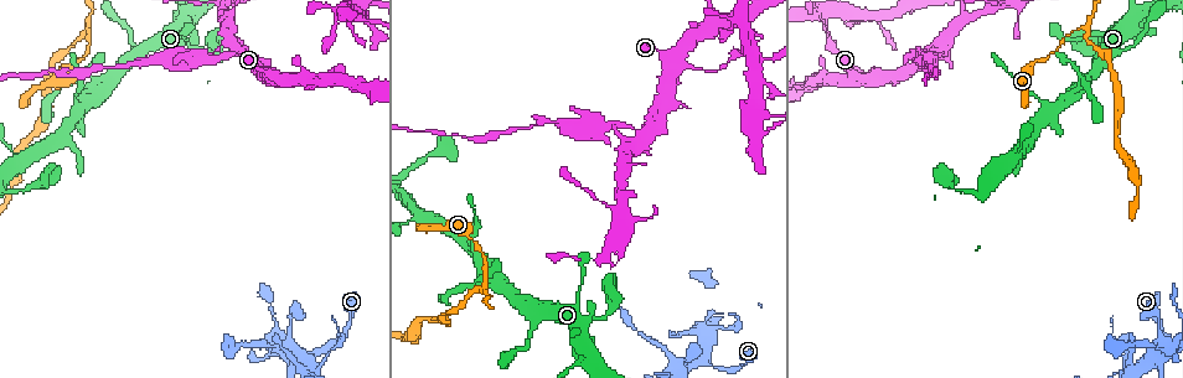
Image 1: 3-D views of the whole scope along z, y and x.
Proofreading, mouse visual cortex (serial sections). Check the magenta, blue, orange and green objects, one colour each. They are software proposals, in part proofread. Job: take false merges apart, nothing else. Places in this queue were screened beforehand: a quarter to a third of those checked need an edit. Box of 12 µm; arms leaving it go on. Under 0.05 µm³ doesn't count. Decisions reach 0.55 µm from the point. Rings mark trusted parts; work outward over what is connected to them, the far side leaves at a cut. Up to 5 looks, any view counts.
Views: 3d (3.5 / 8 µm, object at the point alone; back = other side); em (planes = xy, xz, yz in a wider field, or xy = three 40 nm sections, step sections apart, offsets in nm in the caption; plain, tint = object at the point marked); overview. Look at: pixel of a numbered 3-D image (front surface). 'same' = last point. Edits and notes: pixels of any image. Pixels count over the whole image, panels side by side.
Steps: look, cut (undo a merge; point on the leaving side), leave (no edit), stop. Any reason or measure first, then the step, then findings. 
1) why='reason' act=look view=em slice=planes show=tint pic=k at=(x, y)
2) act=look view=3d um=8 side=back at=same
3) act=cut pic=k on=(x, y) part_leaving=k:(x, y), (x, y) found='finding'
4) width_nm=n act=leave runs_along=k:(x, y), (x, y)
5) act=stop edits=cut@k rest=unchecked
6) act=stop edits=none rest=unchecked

act=look view=3d um=8 side=back pic=1 at=(289, 72)

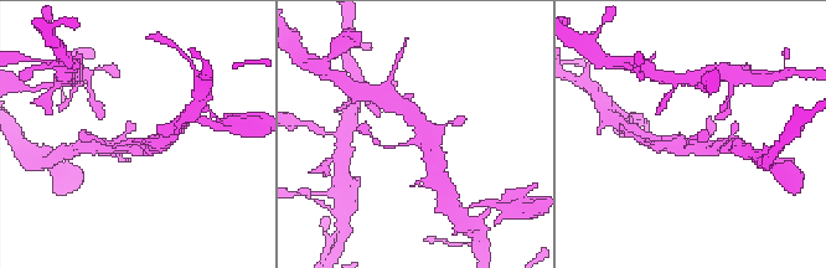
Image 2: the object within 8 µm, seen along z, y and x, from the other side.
why='closer look' act=look view=3d um=3.5 pic=2 at=(692, 141)

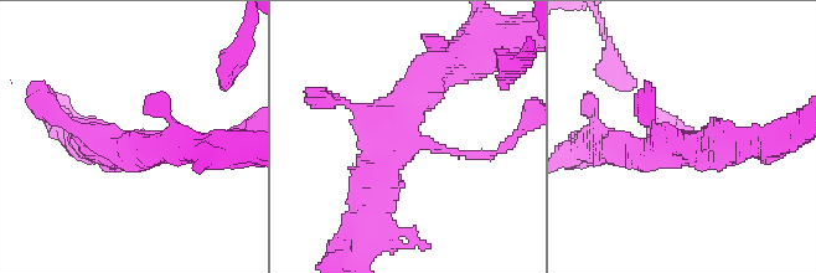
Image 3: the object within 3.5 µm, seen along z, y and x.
act=leave runs_along=3:(354, 108), (385, 137), (468, 155), (495, 152) found='one cell here'

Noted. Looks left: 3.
why='two arms in line, one across' act=look view=3d um=3.5 pic=1 at=(628, 143)

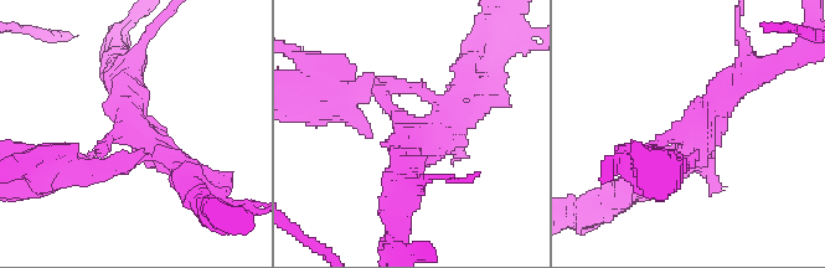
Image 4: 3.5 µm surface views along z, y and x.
act=look view=em slice=xy step=2 show=tint pic=4 at=(694, 136)

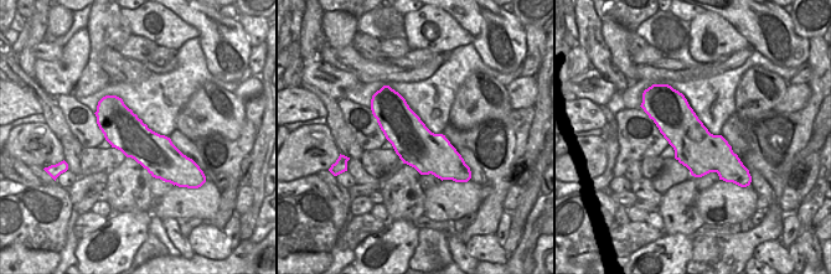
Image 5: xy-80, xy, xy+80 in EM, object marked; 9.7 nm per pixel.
act=cut pic=4 on=(330, 89) found='two cells meet here'

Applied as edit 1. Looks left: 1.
act=stop edits=cut@4 rest=unchecked

